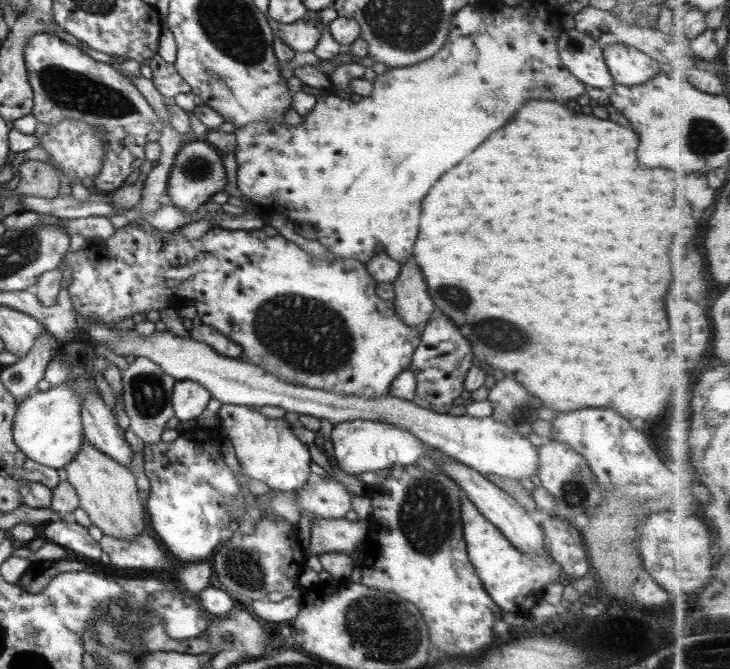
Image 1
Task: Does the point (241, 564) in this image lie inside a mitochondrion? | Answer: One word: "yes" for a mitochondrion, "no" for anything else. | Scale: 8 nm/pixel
yes

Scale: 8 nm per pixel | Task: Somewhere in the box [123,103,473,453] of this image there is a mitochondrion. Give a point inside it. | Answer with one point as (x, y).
(303, 352)

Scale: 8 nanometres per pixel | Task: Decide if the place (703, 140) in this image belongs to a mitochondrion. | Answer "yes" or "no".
yes

